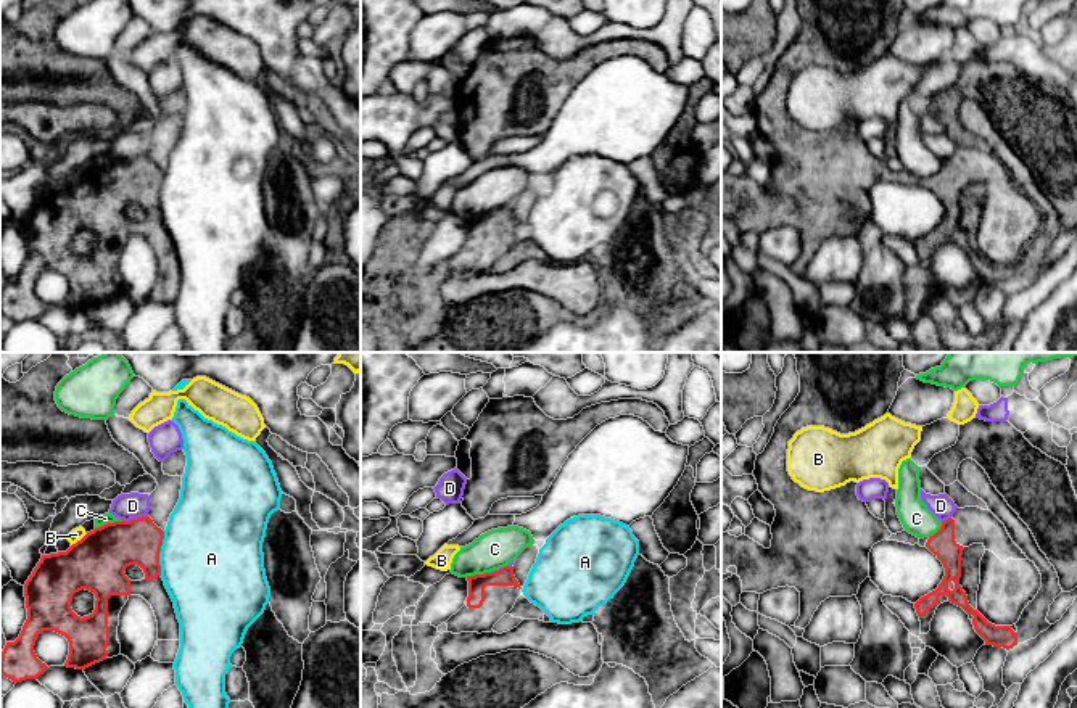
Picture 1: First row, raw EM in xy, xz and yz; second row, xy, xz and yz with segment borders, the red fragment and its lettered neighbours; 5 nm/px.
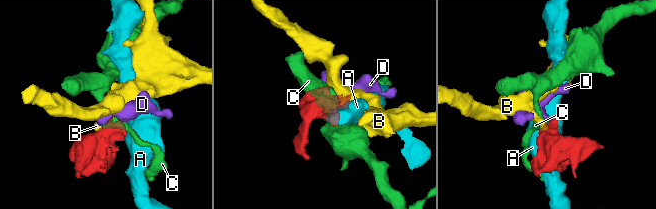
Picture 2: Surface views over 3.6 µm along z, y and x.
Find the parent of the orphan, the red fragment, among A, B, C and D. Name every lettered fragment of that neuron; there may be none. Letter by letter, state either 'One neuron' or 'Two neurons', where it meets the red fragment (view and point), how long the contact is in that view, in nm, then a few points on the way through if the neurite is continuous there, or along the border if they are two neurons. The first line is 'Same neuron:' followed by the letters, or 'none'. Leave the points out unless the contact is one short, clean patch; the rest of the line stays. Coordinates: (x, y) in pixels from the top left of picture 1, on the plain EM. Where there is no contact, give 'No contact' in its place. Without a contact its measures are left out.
Same neuron: none
A: Two neurons. Touches red at xy (158, 193). Shared border 220 nm. Boundary: xy (165, 171), (160, 192), (160, 214)
B: Two neurons. Touches red at xy (81, 179). Shared border 110 nm. Boundary: xy (87, 172), (71, 185)
C: Two neurons. Touches red at xy (108, 163). Shared border 150 nm. Boundary: xy (123, 160), (95, 168)
D: Two neurons. Touches red at xy (134, 160). Shared border 130 nm. Boundary: xy (147, 155), (123, 160)

